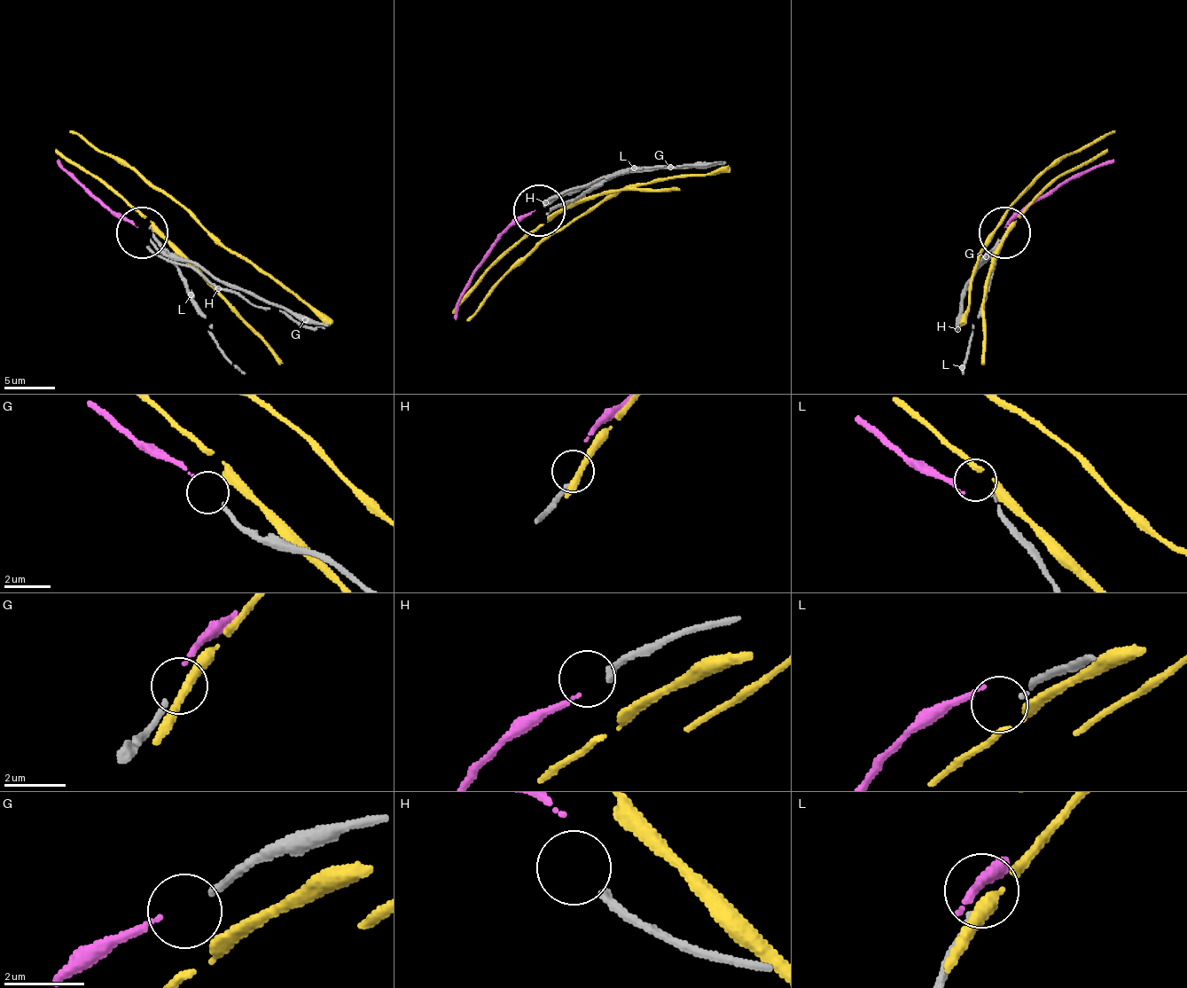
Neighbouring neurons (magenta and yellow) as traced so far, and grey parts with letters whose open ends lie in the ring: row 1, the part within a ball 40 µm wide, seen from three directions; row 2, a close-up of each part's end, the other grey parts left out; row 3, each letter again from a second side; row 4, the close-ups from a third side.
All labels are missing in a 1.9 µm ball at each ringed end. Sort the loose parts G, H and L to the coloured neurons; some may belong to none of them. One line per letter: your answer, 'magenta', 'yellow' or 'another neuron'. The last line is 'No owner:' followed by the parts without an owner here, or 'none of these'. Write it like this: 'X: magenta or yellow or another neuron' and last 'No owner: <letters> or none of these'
G: magenta
H: another neuron
L: another neuron
No owner: H, L

